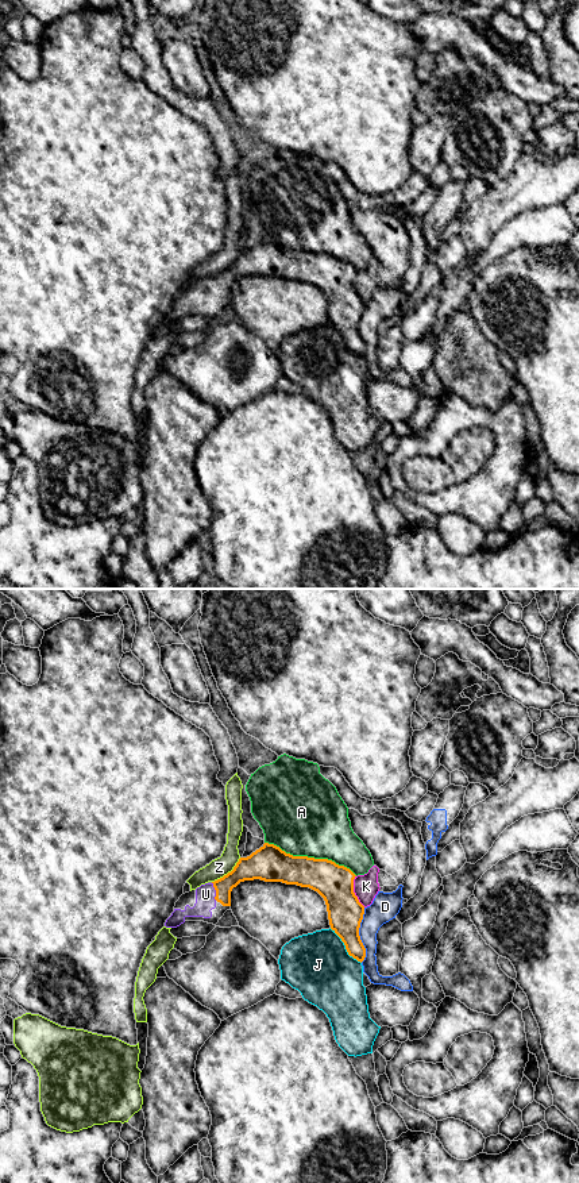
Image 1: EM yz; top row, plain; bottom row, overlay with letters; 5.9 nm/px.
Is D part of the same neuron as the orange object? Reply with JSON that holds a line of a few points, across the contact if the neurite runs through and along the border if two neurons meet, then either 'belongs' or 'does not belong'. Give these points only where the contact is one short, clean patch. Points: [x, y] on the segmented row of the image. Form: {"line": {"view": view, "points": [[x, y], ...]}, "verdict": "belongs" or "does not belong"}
{"line": {"view": "yz", "points": [[365, 908], [361, 962]]}, "verdict": "does not belong"}

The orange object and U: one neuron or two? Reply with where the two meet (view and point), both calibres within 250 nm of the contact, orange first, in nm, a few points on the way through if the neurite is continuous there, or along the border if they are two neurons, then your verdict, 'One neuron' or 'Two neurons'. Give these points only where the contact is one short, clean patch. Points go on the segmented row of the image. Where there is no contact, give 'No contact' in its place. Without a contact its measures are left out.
Touches orange at yz (216, 891). Thickness 140 nm (orange) against 120 nm. Path across: yz (247, 869), (216, 891), (205, 894). One neuron

